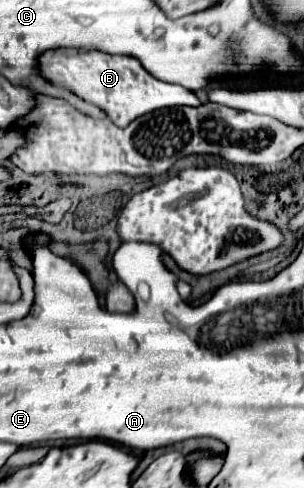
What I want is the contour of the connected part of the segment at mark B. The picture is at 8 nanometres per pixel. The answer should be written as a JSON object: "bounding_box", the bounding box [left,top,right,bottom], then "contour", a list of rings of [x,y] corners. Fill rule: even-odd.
{"bounding_box":[39,48,199,126],"contour":[[[55,48],[55,50],[45,50],[39,56],[39,74],[59,86],[71,90],[75,96],[81,100],[101,108],[117,126],[127,126],[135,118],[167,108],[167,106],[199,106],[199,98],[179,86],[179,84],[169,84],[163,80],[157,80],[151,76],[137,58],[133,56],[113,56],[101,50],[79,50],[79,48]]]}

